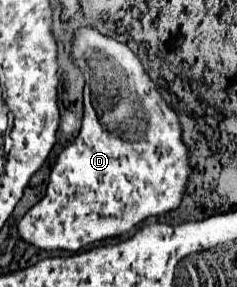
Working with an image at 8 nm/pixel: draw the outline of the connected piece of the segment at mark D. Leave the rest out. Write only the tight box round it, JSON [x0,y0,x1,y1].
[18,26,190,252]

